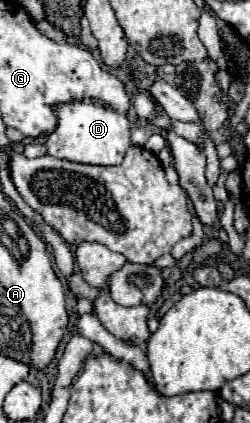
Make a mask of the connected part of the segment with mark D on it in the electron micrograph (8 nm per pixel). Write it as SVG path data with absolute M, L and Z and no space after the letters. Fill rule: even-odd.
M94 102L62 104L56 108L56 112L58 112L58 126L54 132L48 134L44 142L48 156L100 166L114 166L124 160L124 154L130 146L130 122L126 114L120 114Z

